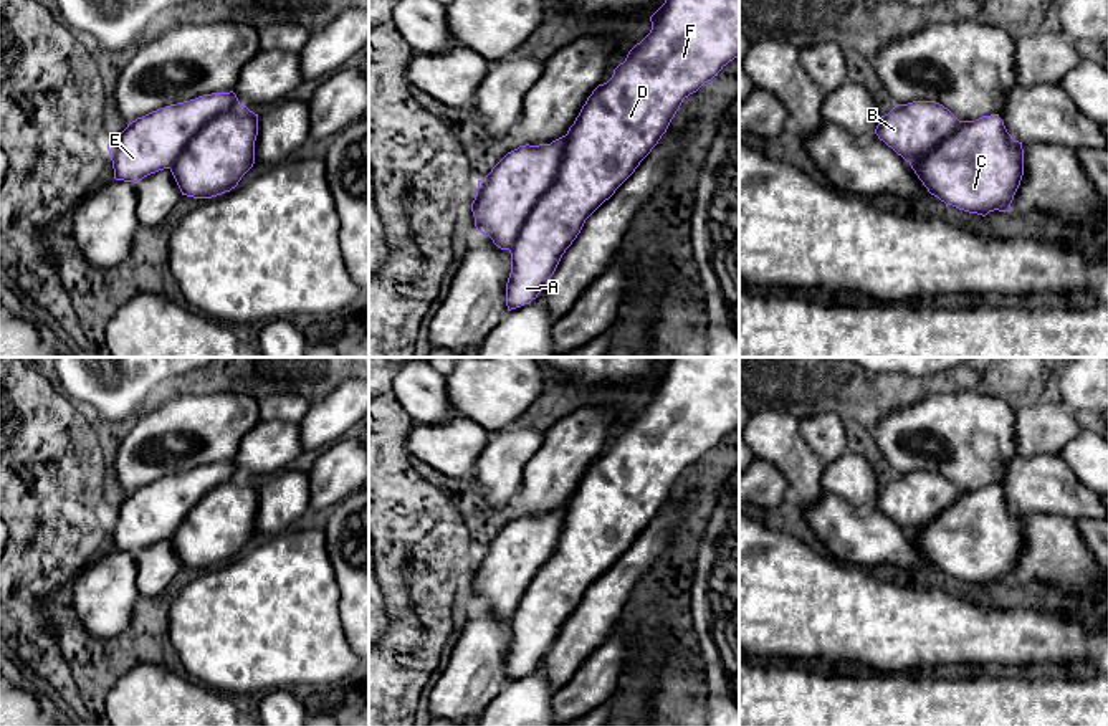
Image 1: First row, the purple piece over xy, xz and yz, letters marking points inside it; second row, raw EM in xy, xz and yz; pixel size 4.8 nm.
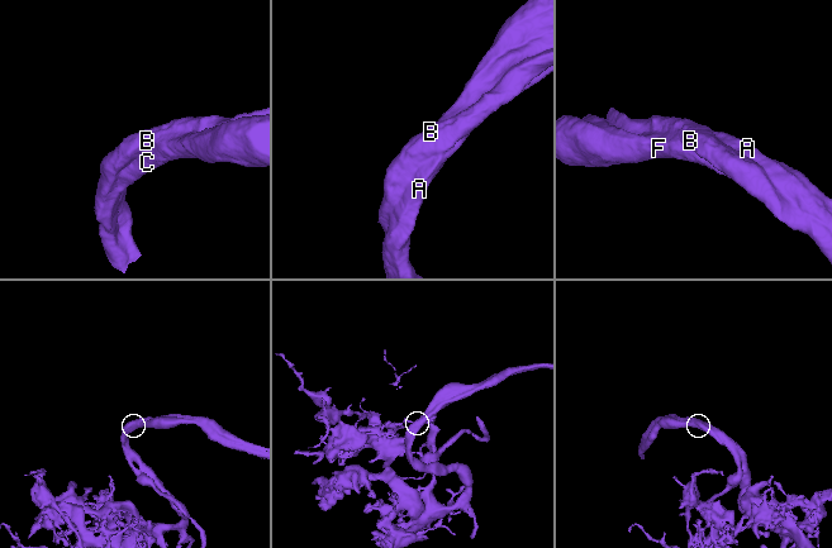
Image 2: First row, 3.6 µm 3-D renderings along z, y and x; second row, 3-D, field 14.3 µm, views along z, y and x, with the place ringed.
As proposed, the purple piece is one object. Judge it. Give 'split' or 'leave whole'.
split

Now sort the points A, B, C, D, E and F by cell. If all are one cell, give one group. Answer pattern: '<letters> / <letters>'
A C D F / B E

